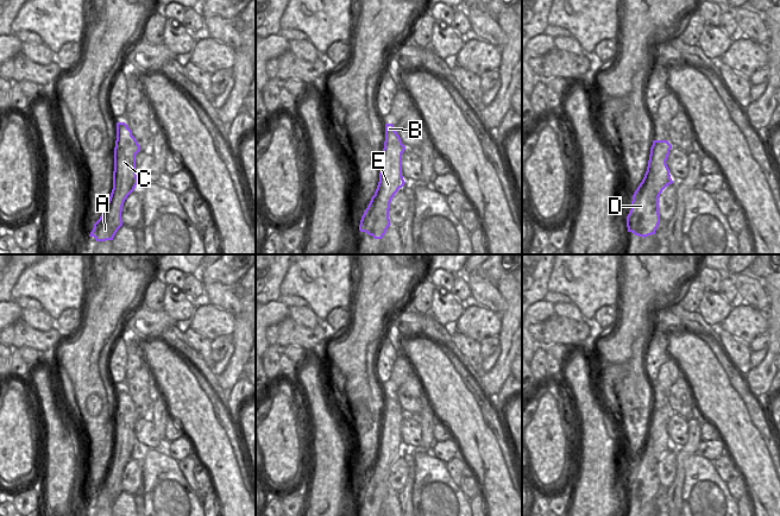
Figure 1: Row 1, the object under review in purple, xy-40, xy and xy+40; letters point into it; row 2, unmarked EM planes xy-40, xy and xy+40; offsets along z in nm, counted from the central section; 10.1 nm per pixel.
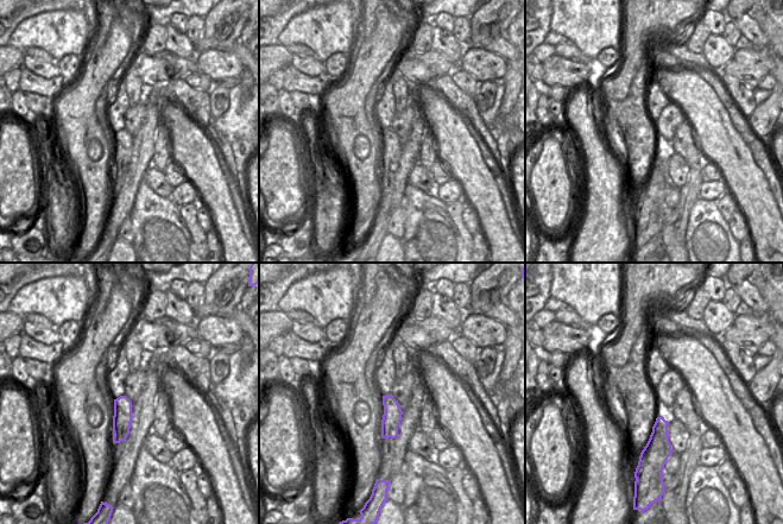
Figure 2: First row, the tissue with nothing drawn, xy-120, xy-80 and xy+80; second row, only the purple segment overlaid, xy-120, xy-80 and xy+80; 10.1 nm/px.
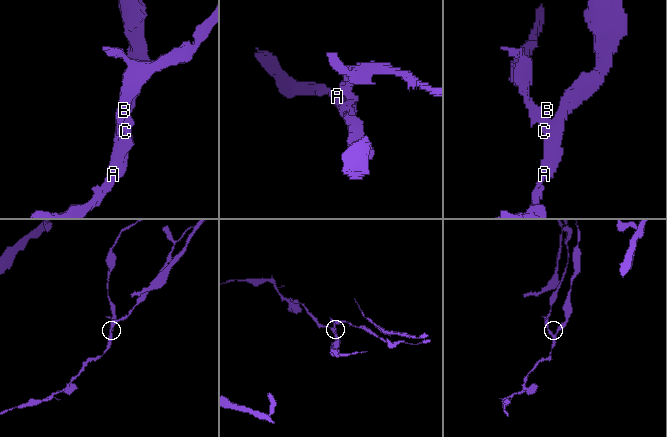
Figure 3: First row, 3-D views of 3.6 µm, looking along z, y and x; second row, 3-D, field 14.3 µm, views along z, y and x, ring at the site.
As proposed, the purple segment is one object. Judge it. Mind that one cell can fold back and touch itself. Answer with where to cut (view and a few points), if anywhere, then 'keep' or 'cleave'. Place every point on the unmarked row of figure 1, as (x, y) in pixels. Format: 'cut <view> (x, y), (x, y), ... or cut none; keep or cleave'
cut xy-40 (114, 416), (119, 416), (124, 421), (136, 420); cleave

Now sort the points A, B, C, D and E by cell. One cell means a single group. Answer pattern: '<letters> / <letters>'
A C D E / B

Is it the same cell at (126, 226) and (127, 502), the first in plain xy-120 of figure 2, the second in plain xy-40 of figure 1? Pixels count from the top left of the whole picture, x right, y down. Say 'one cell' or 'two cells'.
two cells

